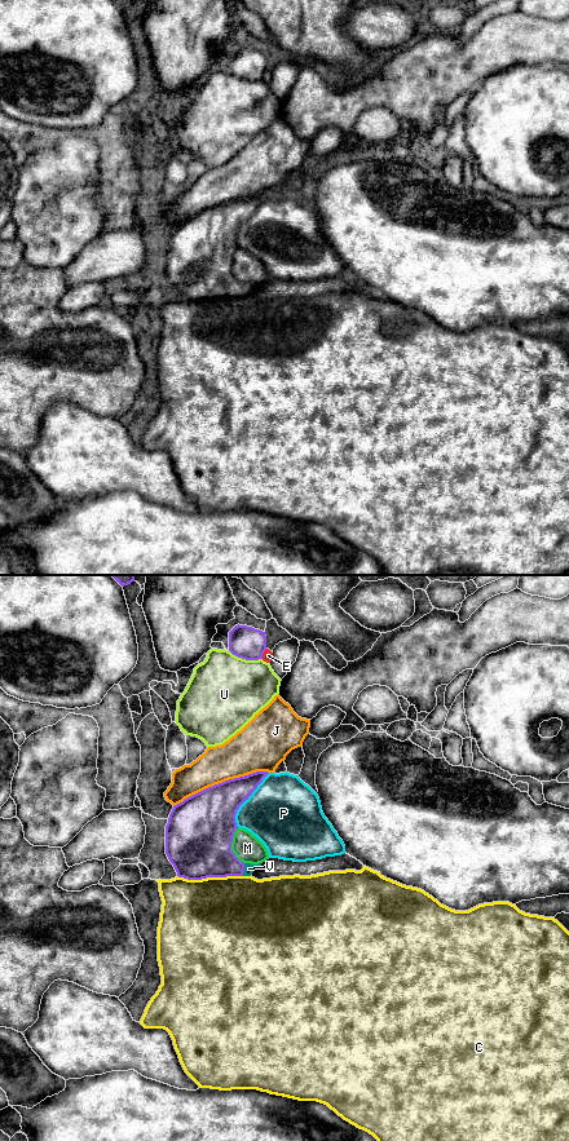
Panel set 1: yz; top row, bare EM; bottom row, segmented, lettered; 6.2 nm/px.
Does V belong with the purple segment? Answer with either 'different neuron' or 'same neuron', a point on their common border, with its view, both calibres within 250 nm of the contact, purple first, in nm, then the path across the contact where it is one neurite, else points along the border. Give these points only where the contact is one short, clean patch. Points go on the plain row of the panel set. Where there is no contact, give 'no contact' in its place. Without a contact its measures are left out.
same neuron | yz (243, 291) | 300/60 nm | across yz (207, 274), (220, 283), (243, 291), (248, 290)

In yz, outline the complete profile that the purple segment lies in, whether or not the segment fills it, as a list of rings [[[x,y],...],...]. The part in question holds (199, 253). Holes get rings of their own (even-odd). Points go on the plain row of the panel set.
[[[256,193],[225,202],[173,227],[166,247],[166,275],[178,298],[202,301],[207,298],[251,297],[261,287],[261,284],[241,283],[231,273],[231,264],[238,249],[235,243],[237,231],[248,221],[268,195],[268,193]]]

